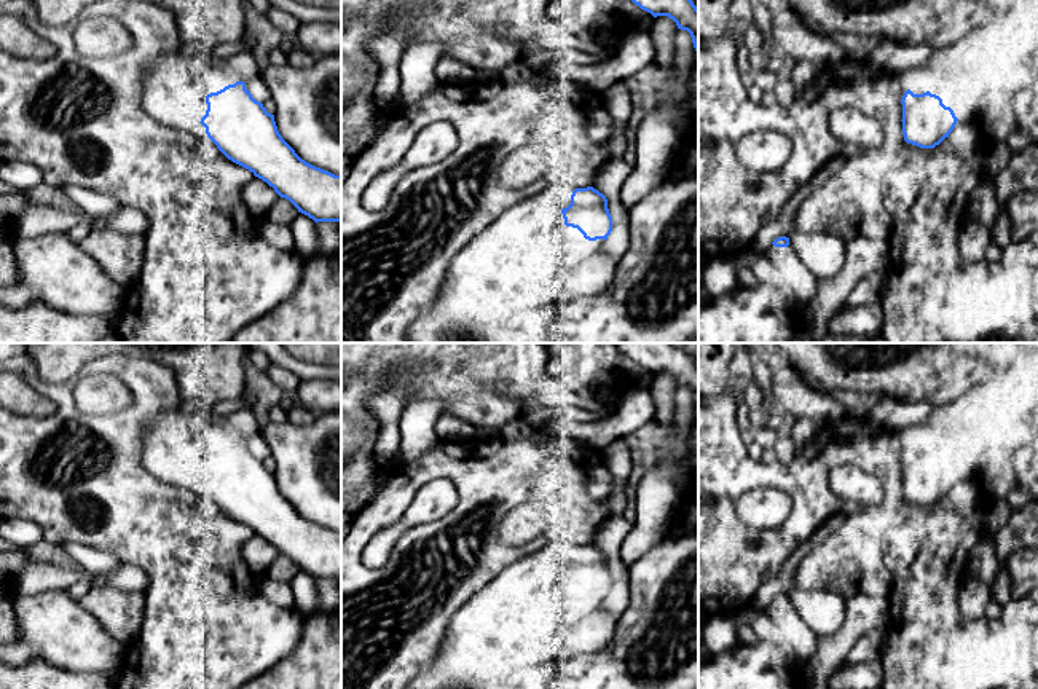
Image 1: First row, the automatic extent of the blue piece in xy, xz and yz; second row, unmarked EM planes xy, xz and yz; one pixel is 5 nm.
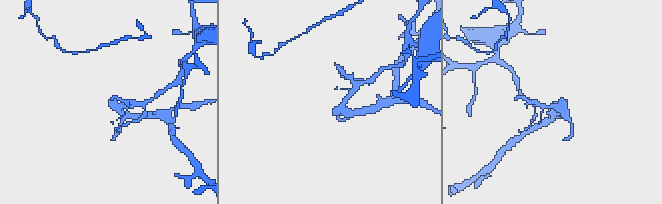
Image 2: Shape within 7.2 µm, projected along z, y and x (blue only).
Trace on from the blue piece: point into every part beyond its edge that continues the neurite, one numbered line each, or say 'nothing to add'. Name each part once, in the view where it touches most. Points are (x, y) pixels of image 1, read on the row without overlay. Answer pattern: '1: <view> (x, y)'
1: xy (176, 440)

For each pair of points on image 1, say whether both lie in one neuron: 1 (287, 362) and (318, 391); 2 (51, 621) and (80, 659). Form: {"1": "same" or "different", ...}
{"1": "different", "2": "same"}

